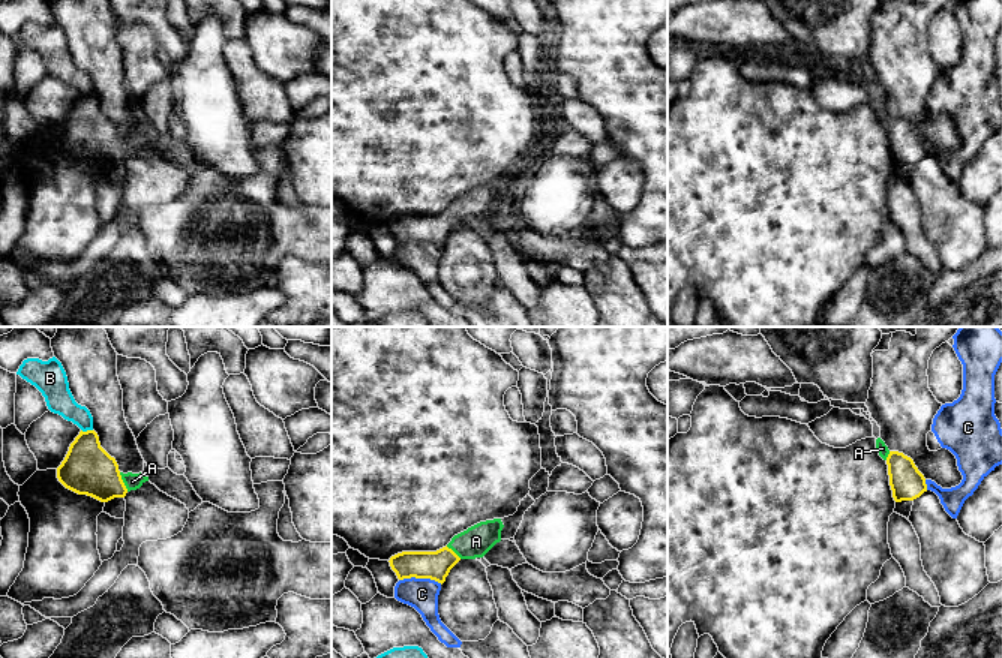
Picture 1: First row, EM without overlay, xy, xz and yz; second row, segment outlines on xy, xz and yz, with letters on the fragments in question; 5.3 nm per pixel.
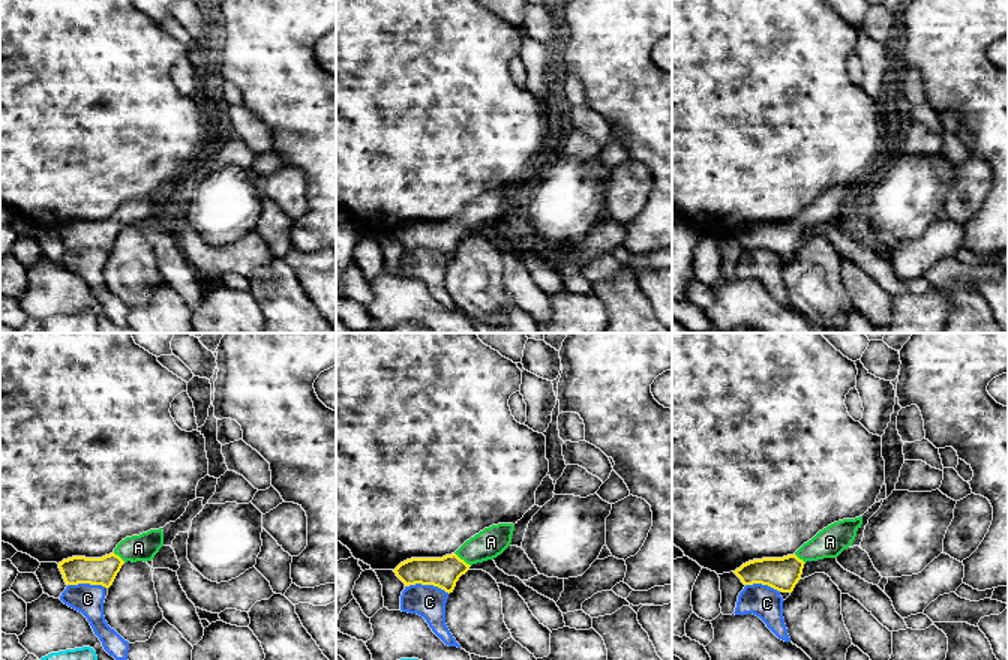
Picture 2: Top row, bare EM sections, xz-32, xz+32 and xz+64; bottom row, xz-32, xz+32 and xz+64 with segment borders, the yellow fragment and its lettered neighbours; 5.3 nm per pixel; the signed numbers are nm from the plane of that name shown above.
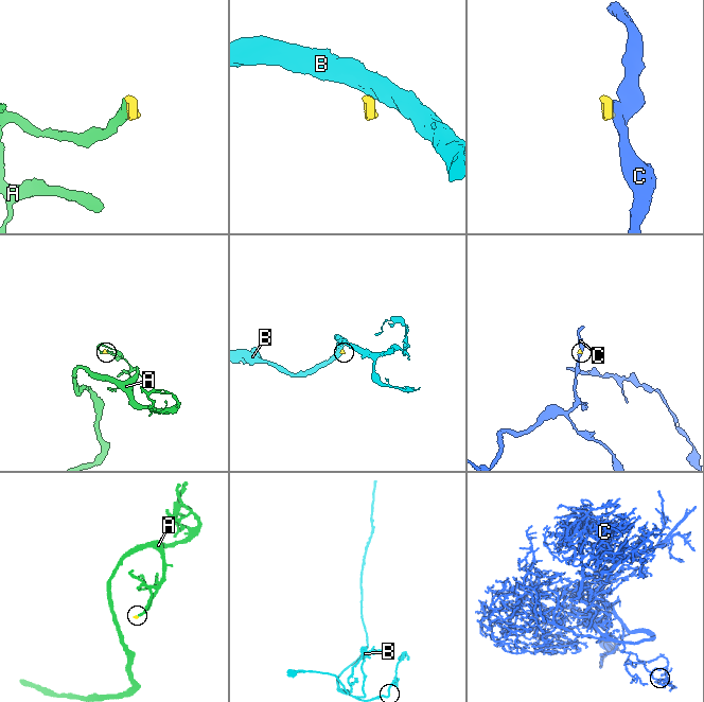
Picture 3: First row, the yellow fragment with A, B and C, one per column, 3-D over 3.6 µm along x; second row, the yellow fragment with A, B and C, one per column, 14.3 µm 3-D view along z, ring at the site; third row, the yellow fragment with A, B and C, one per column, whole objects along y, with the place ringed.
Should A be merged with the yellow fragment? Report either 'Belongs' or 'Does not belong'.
Belongs

